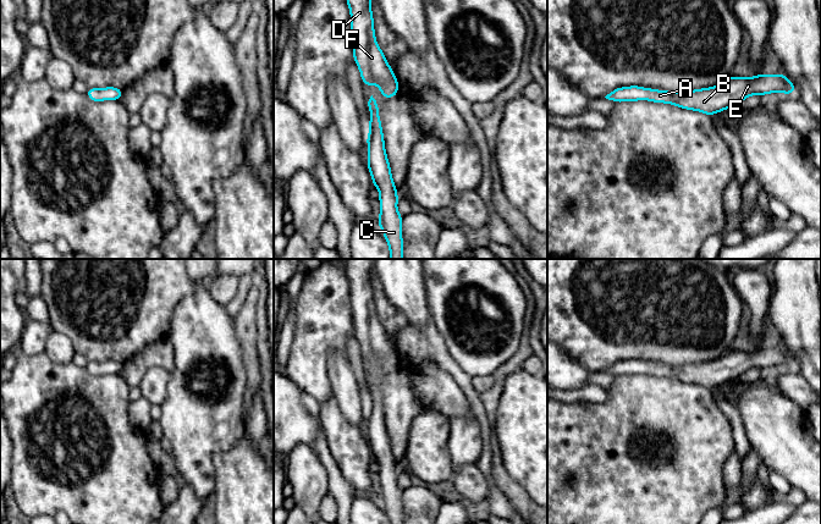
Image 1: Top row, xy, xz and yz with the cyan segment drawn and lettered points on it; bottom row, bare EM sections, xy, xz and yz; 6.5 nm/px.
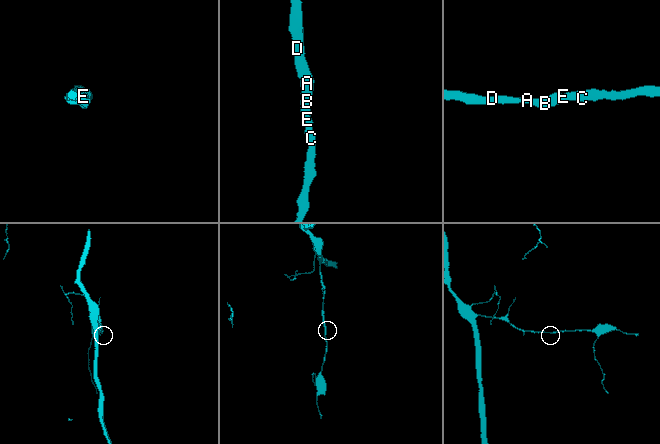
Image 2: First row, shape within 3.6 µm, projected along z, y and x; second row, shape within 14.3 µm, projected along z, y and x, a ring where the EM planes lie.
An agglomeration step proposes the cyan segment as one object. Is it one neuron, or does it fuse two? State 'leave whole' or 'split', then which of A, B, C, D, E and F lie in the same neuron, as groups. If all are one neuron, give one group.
leave whole; A B C D E F

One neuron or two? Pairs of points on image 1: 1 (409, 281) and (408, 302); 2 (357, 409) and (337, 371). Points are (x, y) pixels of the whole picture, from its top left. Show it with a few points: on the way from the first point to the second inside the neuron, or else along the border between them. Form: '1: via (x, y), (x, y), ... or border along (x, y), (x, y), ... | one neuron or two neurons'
1: via (408, 286), (408, 297) | one neuron
2: via (350, 400), (343, 381) | one neuron

